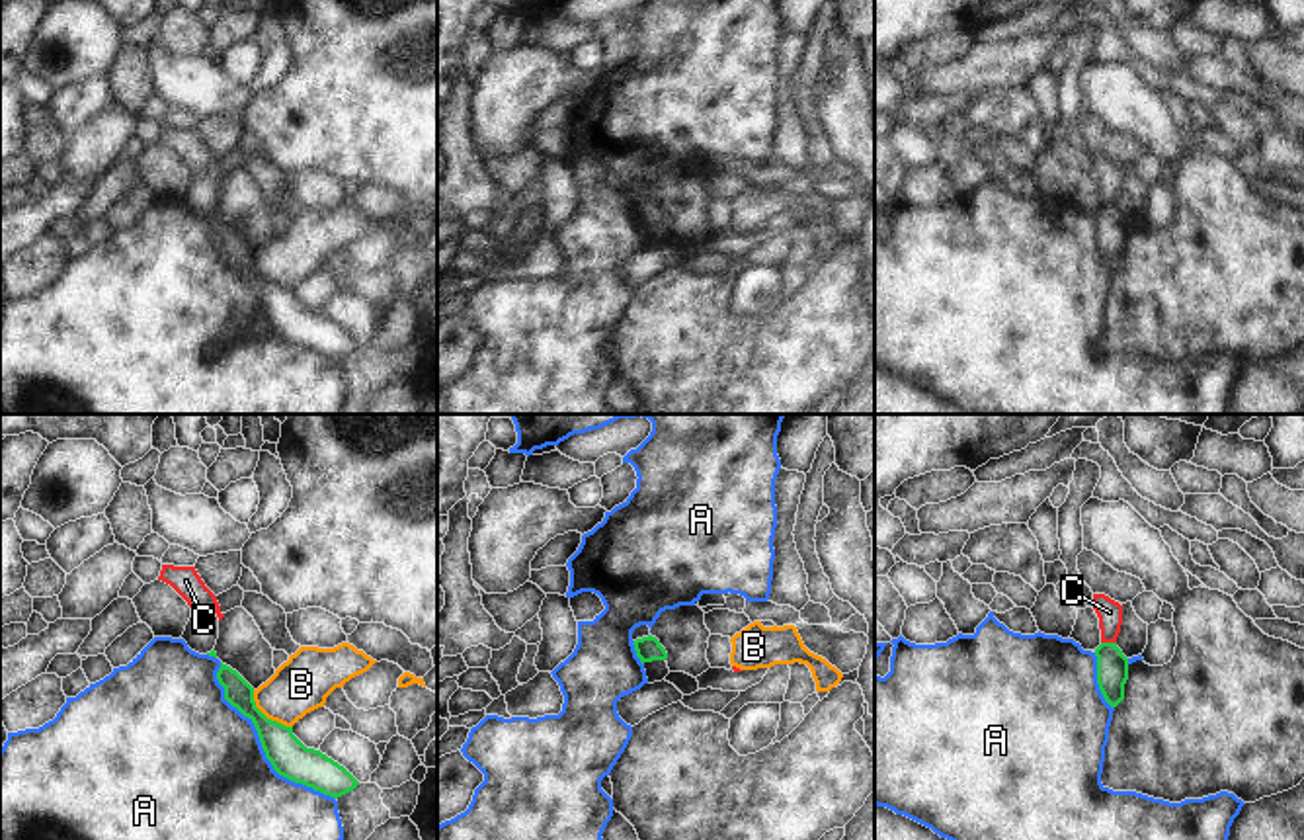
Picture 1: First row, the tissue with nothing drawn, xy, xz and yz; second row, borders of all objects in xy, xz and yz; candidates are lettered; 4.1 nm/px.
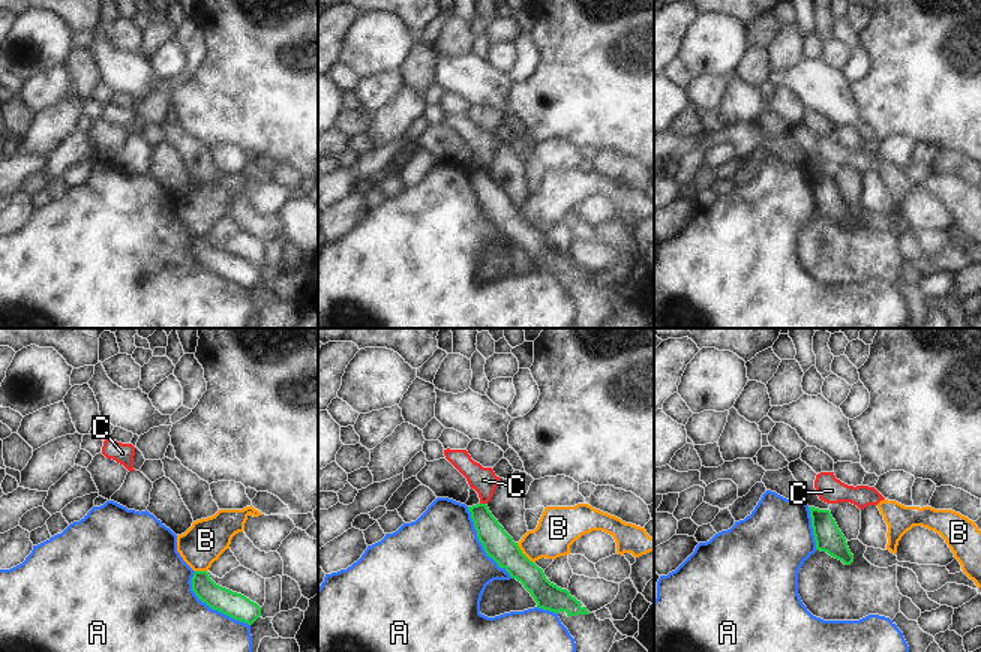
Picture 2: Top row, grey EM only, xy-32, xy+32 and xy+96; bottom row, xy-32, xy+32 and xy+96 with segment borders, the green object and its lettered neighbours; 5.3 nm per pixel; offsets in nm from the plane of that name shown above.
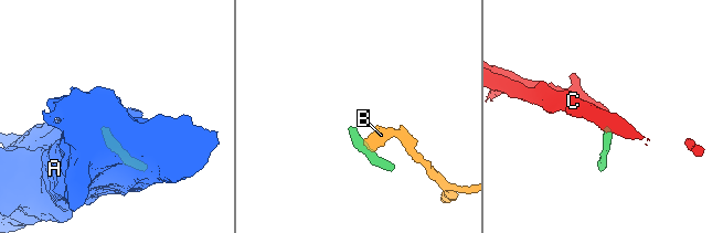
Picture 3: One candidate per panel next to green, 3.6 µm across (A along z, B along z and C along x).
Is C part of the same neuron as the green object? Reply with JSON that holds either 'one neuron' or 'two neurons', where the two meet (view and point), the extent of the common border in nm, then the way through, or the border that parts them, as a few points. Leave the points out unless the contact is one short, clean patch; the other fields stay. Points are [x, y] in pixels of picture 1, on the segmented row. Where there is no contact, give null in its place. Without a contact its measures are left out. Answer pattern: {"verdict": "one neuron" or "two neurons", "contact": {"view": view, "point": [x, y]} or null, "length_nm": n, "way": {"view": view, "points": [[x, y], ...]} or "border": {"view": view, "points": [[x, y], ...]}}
{"verdict": "two neurons", "contact": {"view": "yz", "point": [1109, 643]}, "length_nm": 60, "border": {"view": "yz", "points": [[1101, 641], [1115, 643]]}}

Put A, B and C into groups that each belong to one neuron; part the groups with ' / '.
A / B C

